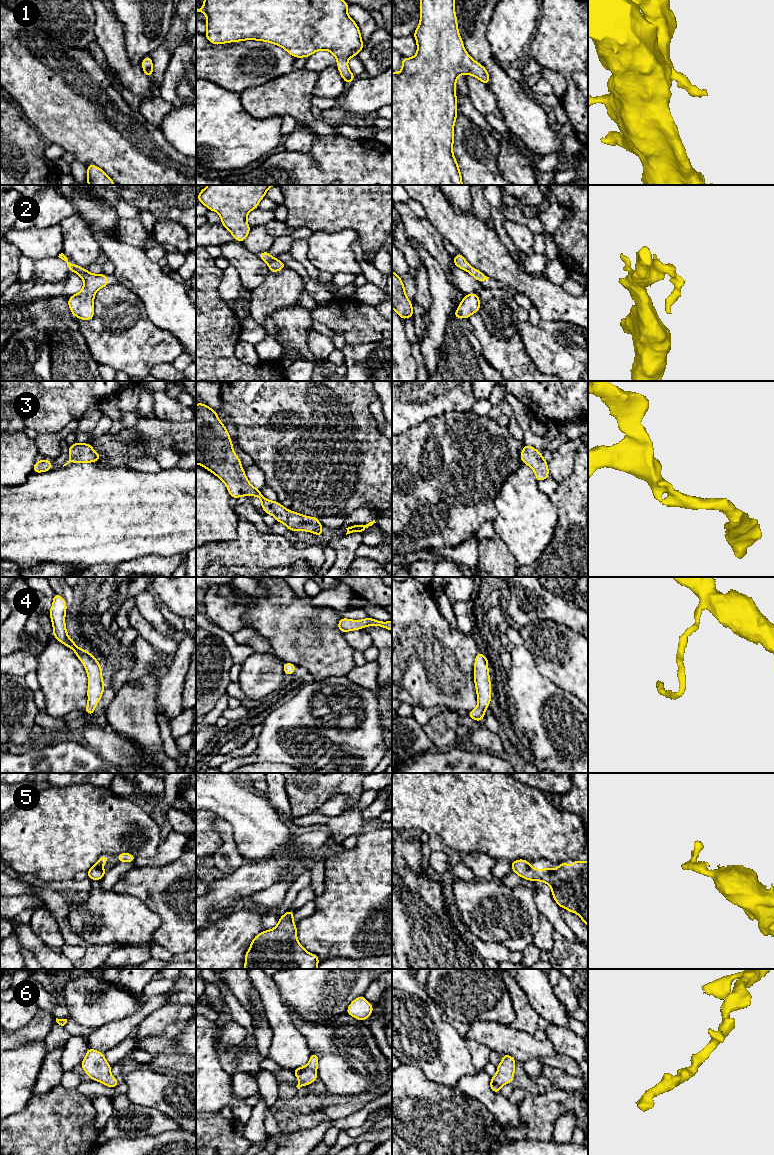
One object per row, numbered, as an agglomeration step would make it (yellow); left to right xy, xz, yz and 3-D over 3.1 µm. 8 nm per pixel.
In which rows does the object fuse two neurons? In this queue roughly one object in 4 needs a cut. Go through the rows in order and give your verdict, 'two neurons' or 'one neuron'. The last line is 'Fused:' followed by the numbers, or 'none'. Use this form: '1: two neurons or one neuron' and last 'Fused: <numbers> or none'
1: one neuron
2: one neuron
3: one neuron
4: one neuron
5: one neuron
6: one neuron
Fused: none

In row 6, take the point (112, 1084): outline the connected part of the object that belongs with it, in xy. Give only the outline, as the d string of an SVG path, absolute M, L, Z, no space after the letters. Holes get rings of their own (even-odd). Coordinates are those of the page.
M89 1047L80 1065L85 1073L94 1081L104 1083L110 1088L115 1088L120 1084L111 1075L111 1065L106 1062L105 1055L102 1052Z

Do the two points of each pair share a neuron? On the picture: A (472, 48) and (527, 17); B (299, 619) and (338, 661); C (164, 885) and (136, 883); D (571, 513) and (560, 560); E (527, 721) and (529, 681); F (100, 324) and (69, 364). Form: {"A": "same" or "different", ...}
{"A": "different", "B": "same", "C": "same", "D": "same", "E": "same", "F": "different"}

